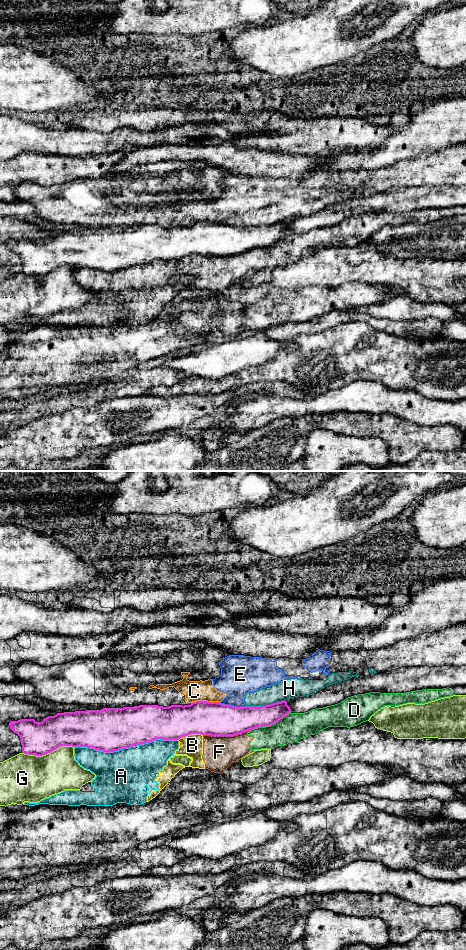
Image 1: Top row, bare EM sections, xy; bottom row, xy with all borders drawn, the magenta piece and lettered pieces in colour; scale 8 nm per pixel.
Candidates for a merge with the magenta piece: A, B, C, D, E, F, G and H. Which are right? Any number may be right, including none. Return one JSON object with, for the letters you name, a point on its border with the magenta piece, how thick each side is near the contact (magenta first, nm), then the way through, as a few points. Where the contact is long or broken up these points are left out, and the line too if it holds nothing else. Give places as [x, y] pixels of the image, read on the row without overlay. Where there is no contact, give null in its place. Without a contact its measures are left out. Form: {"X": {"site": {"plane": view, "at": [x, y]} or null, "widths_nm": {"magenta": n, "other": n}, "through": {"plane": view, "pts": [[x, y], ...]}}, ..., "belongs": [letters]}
{"belongs": []}

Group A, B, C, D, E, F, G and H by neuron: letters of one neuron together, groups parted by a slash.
A B D F / C H / E / G

